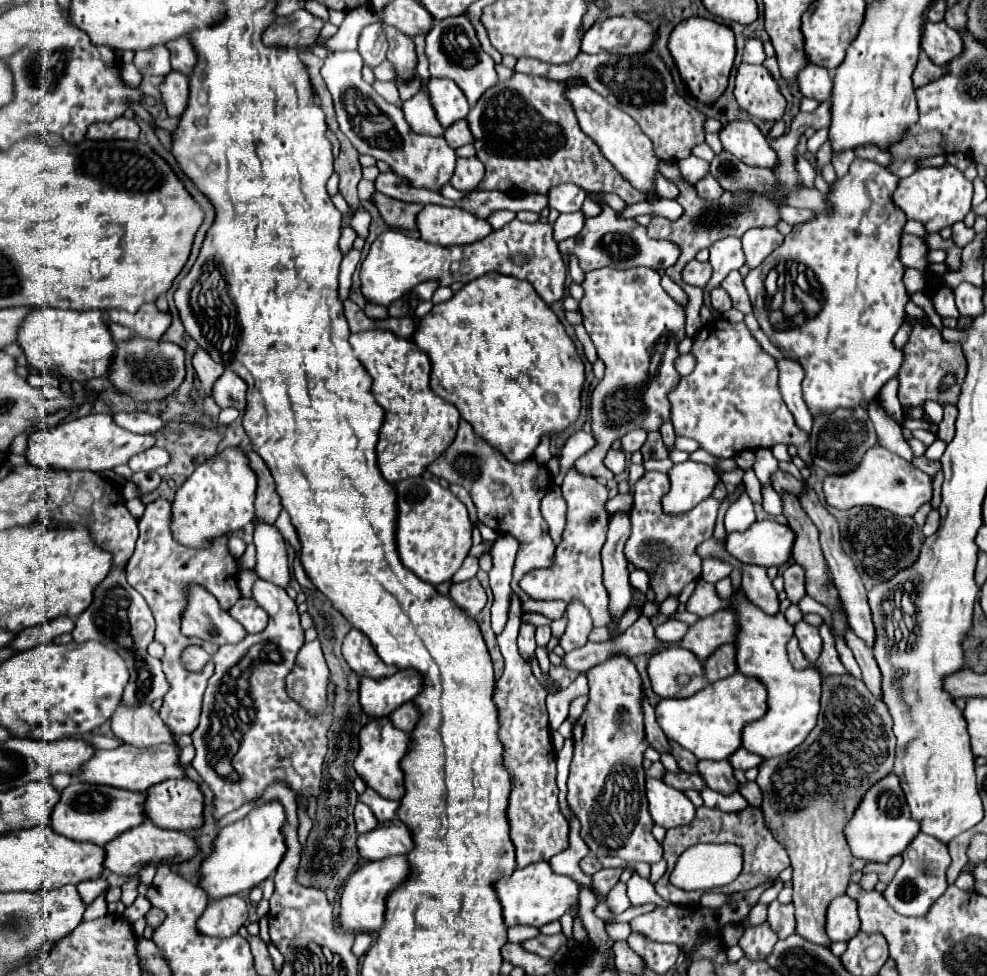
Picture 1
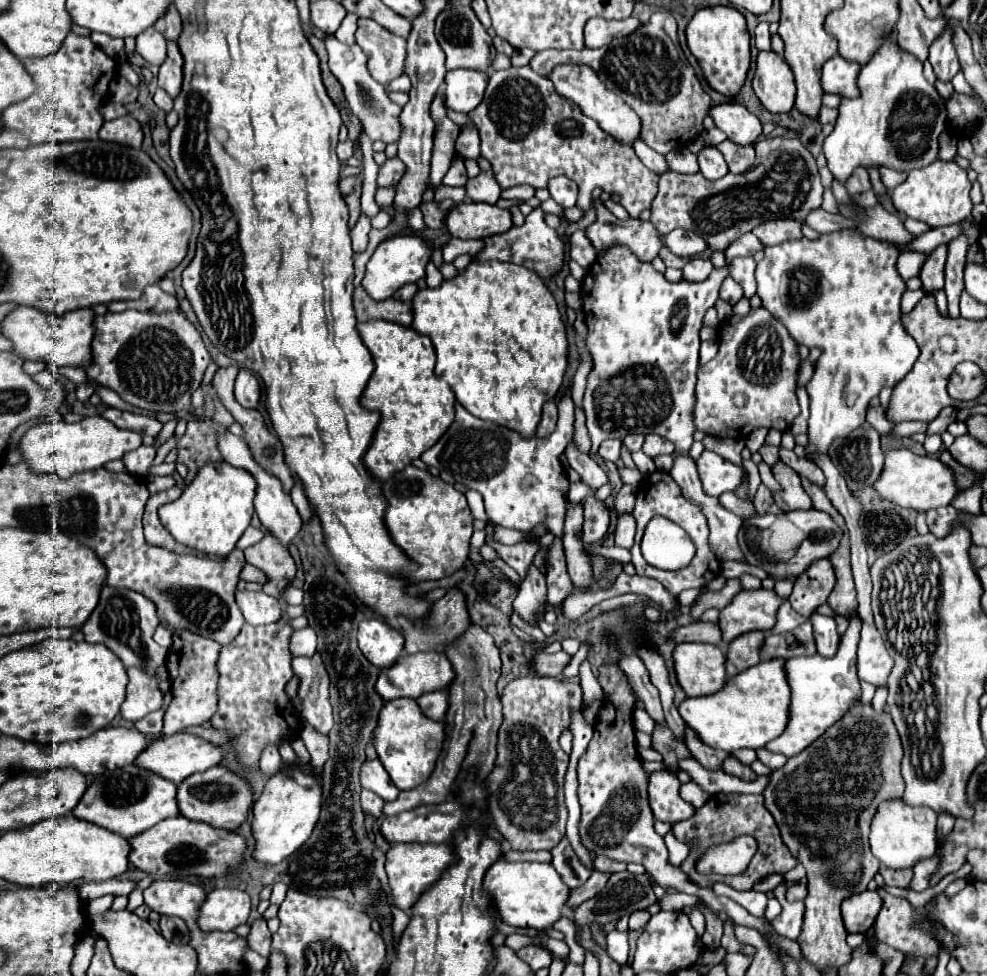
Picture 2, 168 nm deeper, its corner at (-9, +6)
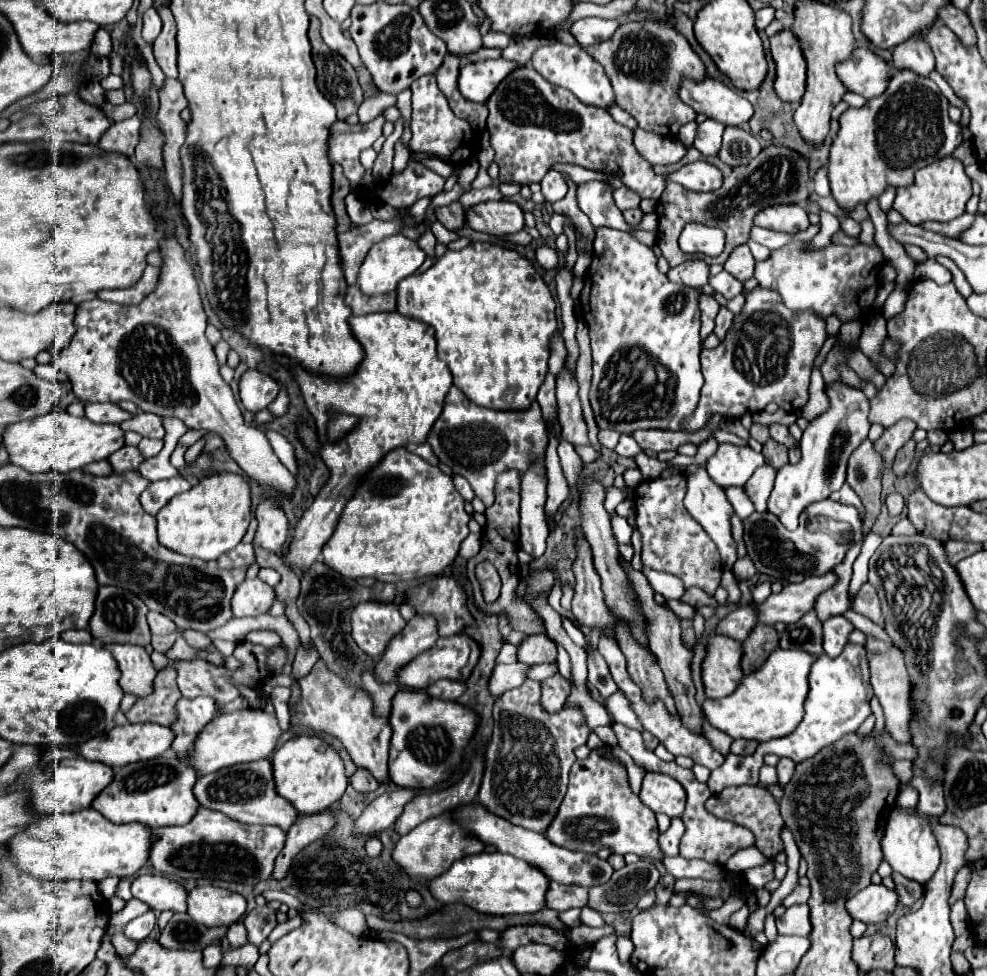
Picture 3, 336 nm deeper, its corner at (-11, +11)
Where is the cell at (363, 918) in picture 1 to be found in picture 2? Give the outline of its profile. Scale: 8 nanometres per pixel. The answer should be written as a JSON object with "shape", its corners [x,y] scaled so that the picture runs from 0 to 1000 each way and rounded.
{"shape":[[[406,864],[406,866],[396,866],[392,872],[392,882],[390,882],[390,892],[394,899],[394,909],[396,909],[396,923],[398,929],[406,933],[414,933],[416,927],[422,923],[422,919],[437,909],[445,897],[461,882],[461,874],[457,866],[453,864]]]}

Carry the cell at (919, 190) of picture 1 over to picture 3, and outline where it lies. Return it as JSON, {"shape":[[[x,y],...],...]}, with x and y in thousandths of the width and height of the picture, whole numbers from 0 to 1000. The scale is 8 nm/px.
{"shape":[[[961,160],[955,164],[949,164],[933,174],[927,176],[927,186],[921,193],[911,193],[905,213],[921,227],[921,230],[935,230],[939,225],[949,227],[961,227],[966,223],[972,223],[978,217],[978,209],[984,203],[984,184],[978,178],[978,170],[974,164]]]}

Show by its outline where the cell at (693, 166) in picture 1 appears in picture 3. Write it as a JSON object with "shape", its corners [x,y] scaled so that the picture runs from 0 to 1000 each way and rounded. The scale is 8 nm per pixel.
{"shape":[[[651,131],[641,133],[641,148],[645,156],[658,166],[658,168],[684,168],[690,164],[696,156],[696,152],[680,139],[670,139]]]}

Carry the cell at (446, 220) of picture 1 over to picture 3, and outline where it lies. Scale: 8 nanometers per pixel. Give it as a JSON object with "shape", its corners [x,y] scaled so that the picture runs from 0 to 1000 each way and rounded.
{"shape":[[[491,207],[473,215],[473,232],[491,240],[514,242],[532,234],[532,221],[524,207]]]}

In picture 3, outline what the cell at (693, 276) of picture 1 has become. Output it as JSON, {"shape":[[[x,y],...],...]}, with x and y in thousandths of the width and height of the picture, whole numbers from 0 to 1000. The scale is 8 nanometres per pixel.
{"shape":[[[696,266],[676,279],[676,285],[684,291],[708,295],[718,287],[718,273],[712,266]]]}

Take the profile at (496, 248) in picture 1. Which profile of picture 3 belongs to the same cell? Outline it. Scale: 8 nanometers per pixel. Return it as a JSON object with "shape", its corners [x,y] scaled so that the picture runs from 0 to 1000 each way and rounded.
{"shape":[[[400,240],[394,242],[386,248],[382,248],[370,262],[366,275],[364,275],[364,283],[362,283],[362,293],[368,301],[378,303],[378,301],[392,301],[398,299],[402,295],[402,289],[406,289],[408,285],[420,281],[420,277],[429,270],[431,266],[431,258],[422,252],[420,246],[410,244],[408,240]]]}

